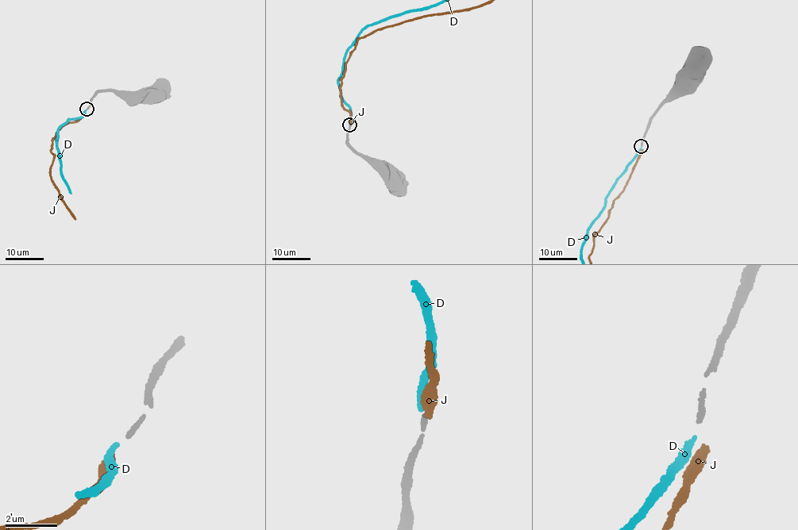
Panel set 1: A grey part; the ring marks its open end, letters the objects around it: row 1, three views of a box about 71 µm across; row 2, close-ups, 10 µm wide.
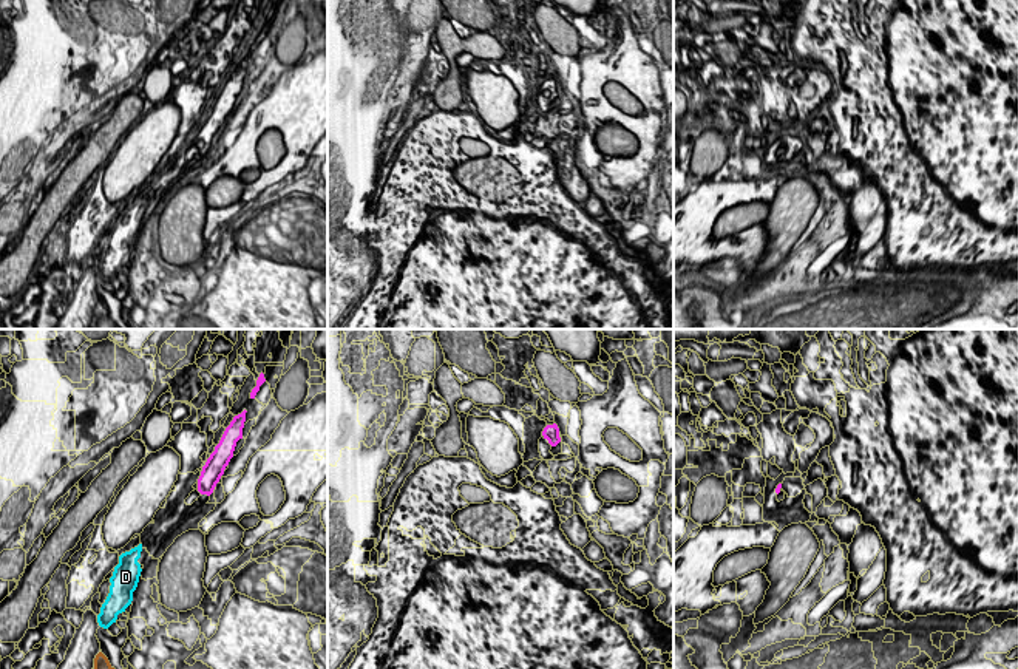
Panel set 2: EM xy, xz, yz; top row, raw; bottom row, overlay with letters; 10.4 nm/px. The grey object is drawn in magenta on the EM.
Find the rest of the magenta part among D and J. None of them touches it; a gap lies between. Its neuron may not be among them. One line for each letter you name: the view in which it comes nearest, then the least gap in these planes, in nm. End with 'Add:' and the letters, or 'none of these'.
D: Closest in xy. Distance 800 nm
Add: D

